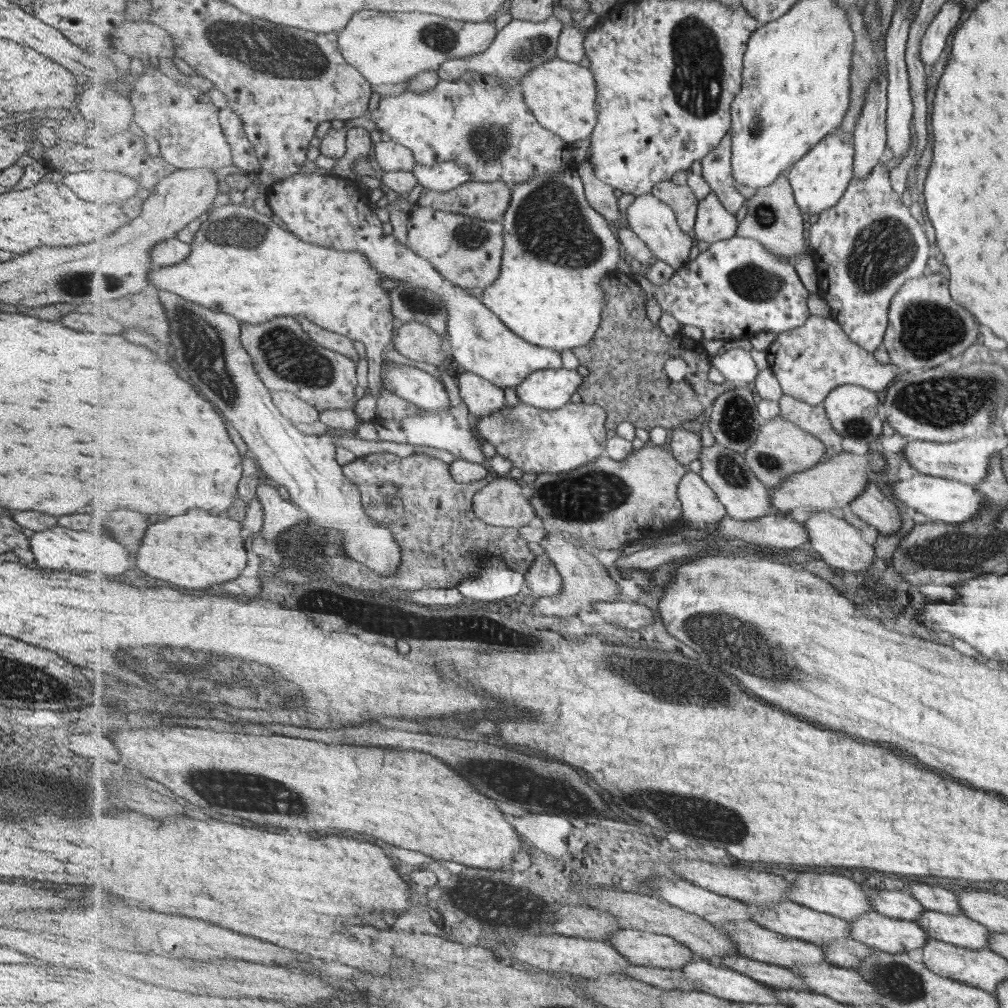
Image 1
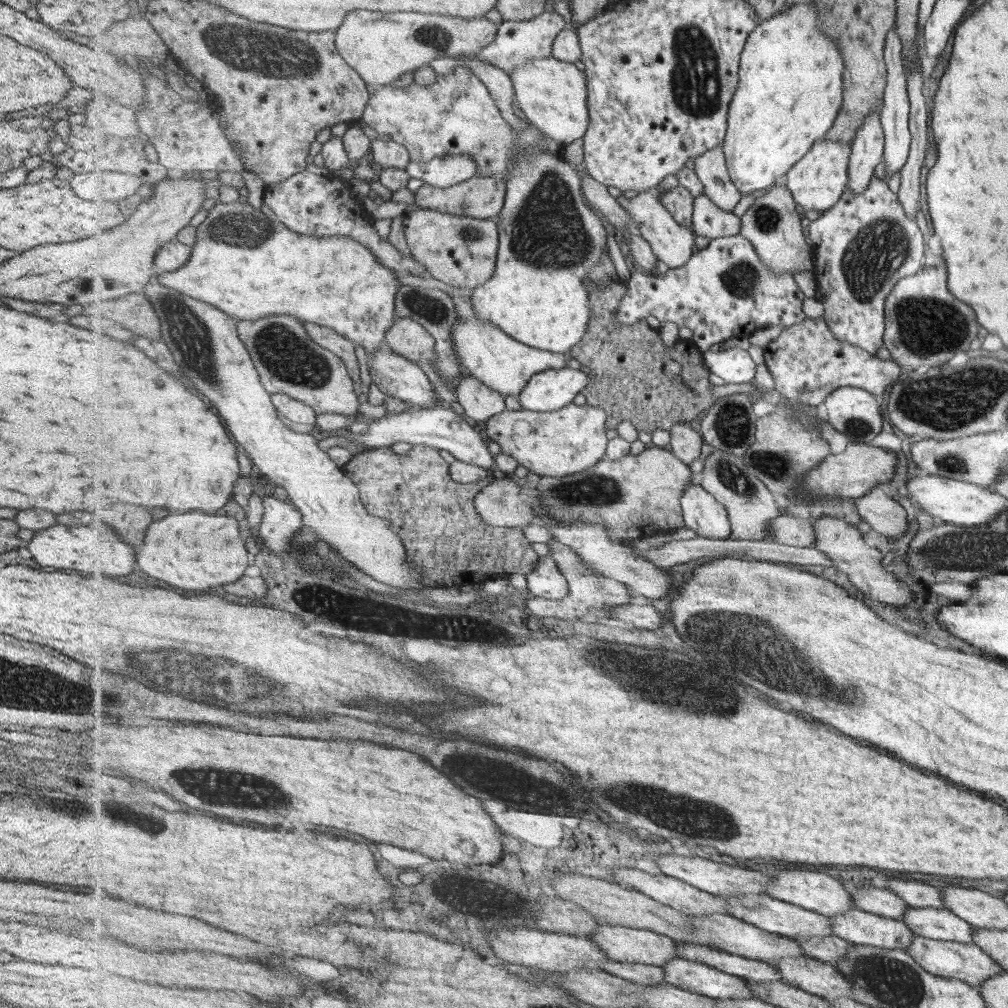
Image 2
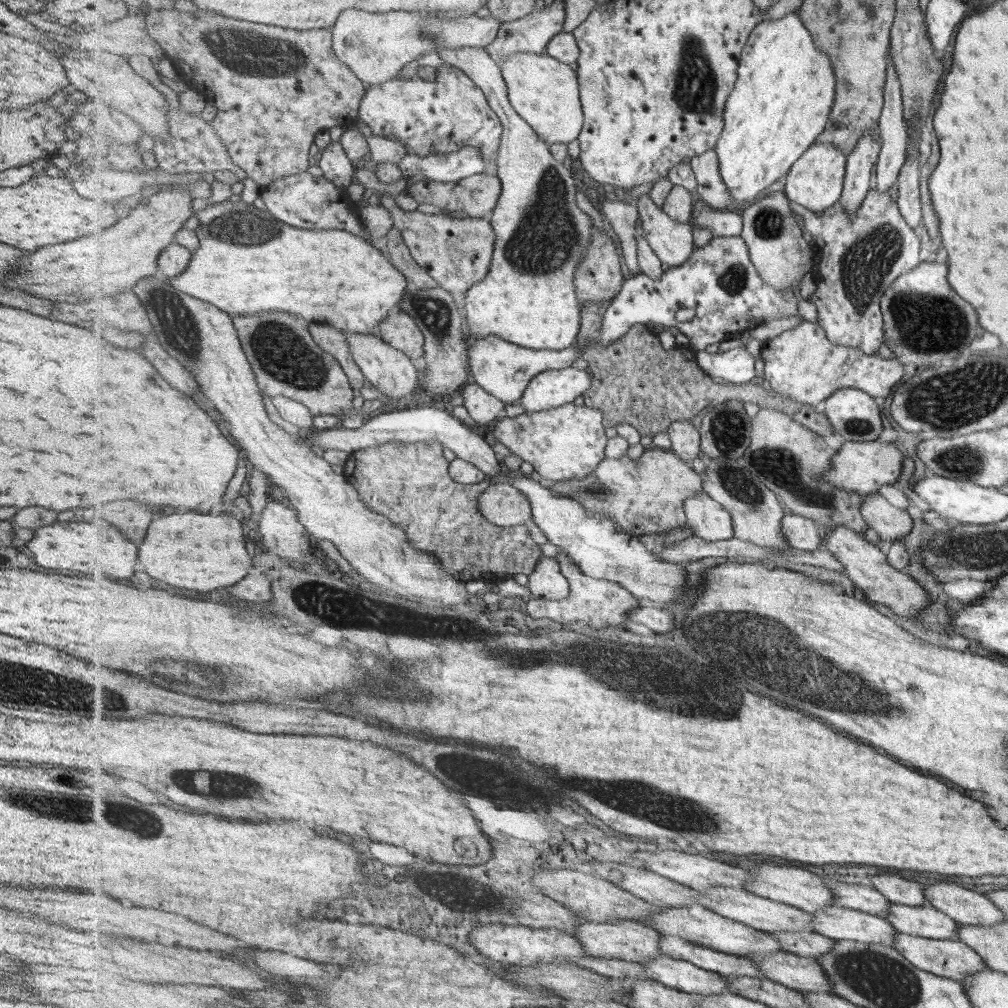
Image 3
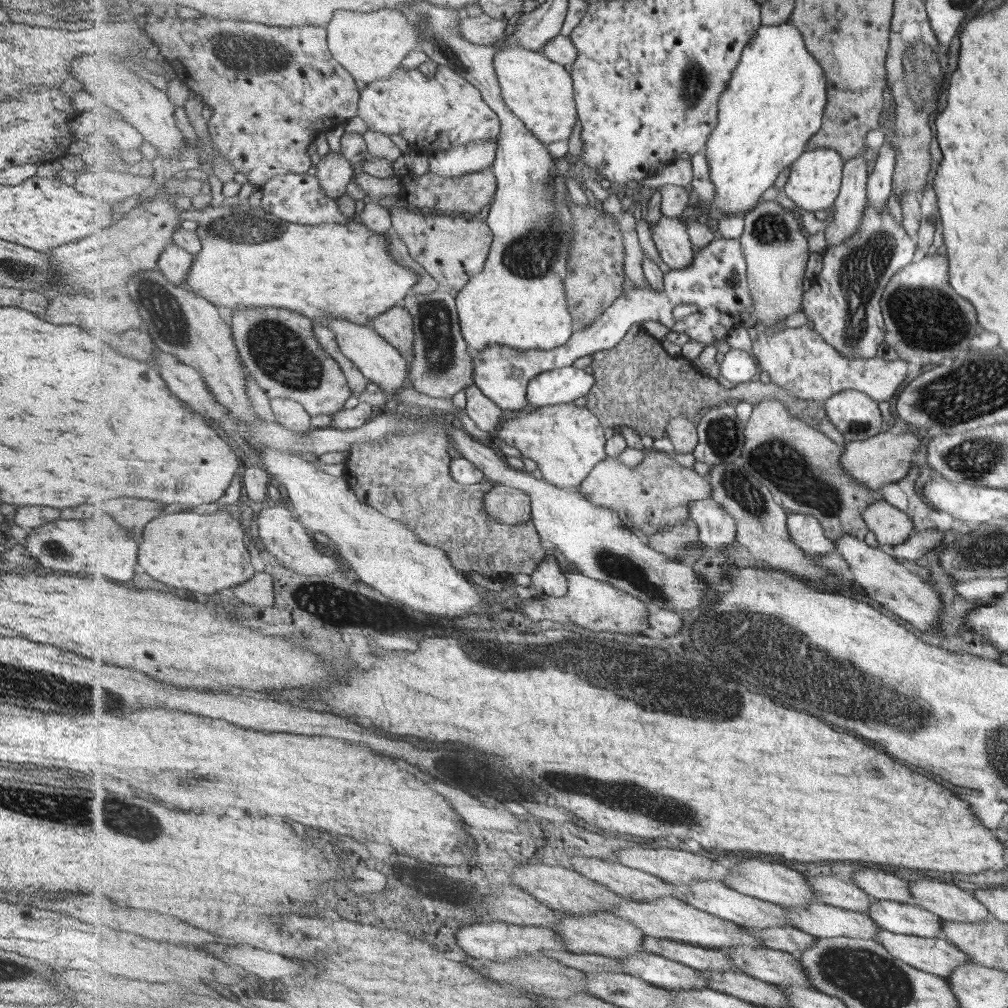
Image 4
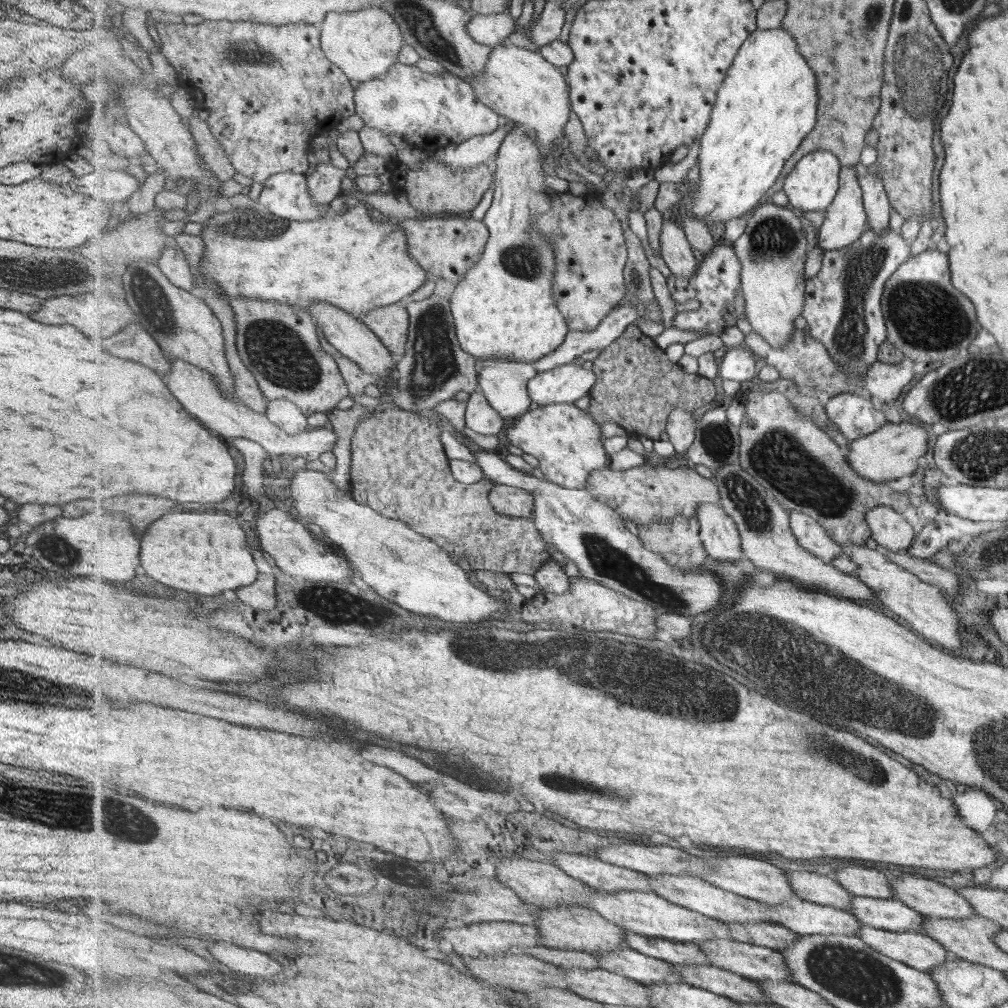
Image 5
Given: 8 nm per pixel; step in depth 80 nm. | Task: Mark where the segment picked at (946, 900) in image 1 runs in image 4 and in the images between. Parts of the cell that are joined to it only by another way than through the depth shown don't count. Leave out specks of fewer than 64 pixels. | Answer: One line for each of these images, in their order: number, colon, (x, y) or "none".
2: (918, 895)
3: (900, 891)
4: (881, 886)

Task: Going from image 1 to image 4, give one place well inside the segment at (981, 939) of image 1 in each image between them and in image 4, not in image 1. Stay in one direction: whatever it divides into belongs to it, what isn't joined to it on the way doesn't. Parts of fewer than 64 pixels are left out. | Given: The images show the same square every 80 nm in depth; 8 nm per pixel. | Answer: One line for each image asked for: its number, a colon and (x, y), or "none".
2: (935, 923)
3: (926, 921)
4: (902, 918)

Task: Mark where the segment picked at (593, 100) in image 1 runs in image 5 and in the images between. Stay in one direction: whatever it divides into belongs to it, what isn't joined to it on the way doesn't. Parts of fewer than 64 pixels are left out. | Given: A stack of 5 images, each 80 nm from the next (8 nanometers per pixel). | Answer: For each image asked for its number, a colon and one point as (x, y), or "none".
2: (552, 94)
3: (546, 92)
4: (539, 91)
5: (521, 85)

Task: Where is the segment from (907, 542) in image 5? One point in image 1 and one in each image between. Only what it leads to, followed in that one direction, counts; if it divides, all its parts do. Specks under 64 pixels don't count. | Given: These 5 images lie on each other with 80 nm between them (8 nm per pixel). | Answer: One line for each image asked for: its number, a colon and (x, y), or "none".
1: (871, 506)
2: (889, 517)
3: (891, 523)
4: (891, 526)

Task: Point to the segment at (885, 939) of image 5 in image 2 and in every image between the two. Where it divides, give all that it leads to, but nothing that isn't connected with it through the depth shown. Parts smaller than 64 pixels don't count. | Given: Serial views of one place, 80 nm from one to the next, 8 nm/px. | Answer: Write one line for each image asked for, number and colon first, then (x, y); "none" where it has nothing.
2: (967, 962)
3: (950, 958)
4: (935, 955)

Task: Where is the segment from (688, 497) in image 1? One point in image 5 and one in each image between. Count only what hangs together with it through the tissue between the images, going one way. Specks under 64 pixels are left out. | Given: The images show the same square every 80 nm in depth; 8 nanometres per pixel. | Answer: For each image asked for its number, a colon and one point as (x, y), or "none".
2: (703, 513)
3: (710, 520)
4: (718, 528)
5: (719, 531)

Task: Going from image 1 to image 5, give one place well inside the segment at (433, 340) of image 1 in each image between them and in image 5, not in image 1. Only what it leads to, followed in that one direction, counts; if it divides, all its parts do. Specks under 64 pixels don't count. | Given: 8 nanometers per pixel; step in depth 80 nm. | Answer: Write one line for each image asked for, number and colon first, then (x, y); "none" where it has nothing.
2: (407, 337)
3: (400, 330)
4: (397, 325)
5: (392, 323)

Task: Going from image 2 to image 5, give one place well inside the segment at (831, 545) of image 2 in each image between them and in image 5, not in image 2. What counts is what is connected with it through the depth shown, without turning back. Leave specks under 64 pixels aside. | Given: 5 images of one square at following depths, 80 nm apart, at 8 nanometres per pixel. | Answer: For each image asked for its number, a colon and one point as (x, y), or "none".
3: (868, 568)
4: (885, 580)
5: (923, 606)

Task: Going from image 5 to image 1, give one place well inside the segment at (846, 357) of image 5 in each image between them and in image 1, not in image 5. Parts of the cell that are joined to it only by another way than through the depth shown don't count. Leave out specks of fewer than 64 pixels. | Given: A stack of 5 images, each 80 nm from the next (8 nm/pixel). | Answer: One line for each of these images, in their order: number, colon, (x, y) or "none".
1: (868, 246)
2: (864, 246)
3: (862, 257)
4: (845, 301)

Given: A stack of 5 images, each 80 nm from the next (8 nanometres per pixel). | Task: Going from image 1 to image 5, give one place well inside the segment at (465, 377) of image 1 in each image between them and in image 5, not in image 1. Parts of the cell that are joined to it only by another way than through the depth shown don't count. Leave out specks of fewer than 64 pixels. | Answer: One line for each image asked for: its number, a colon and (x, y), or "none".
2: (480, 402)
3: (483, 407)
4: (485, 413)
5: (480, 416)

